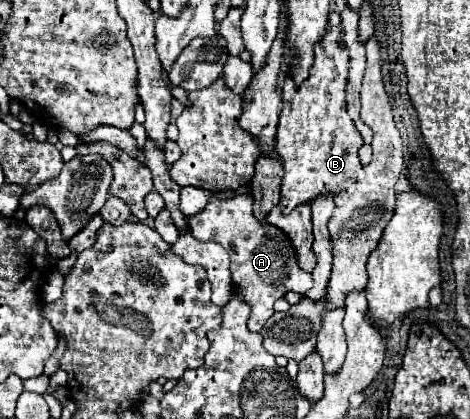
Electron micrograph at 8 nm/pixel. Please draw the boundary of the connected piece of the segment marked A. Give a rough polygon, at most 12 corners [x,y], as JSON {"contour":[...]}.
{"contour":[[253,197],[211,199],[189,215],[195,239],[231,257],[237,295],[259,333],[287,291],[307,293],[283,231]]}

